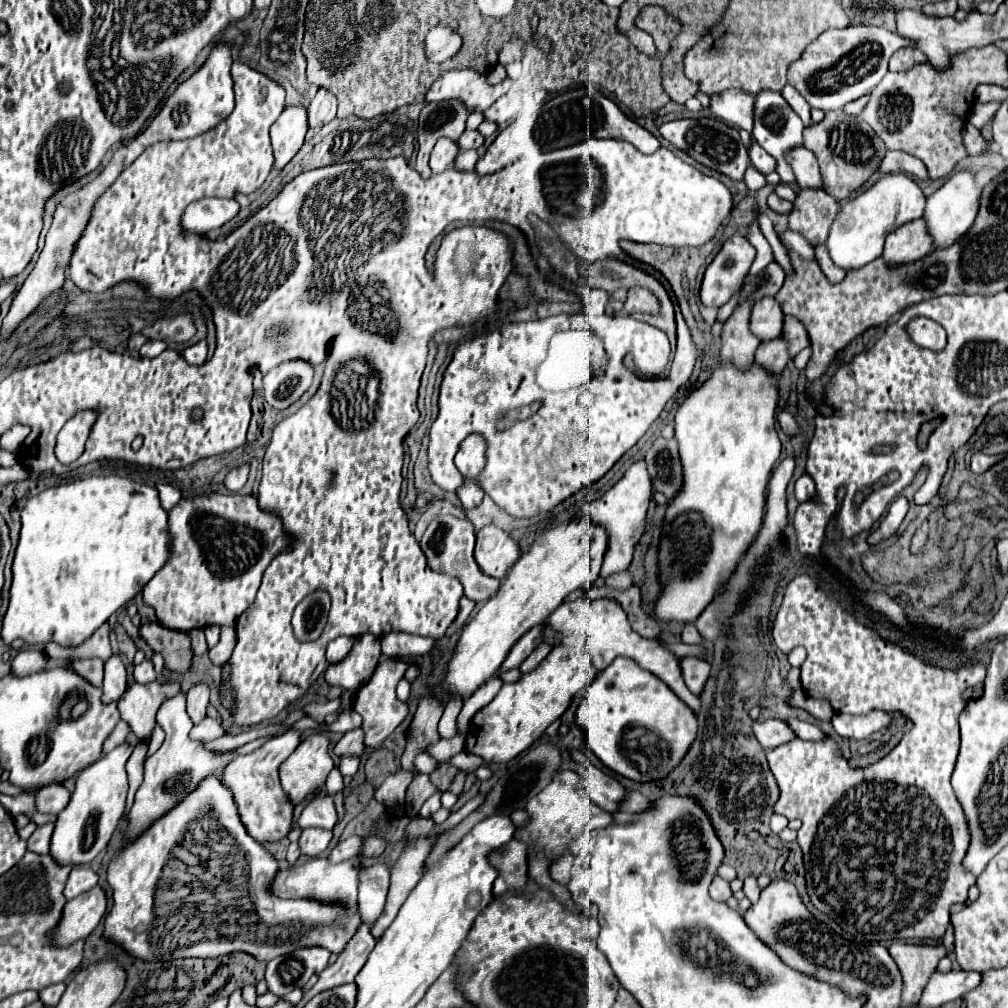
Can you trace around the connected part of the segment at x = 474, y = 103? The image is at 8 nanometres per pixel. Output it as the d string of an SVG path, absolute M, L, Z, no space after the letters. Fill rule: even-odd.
M471 69L447 71L437 77L437 81L427 91L427 101L459 99L467 105L469 111L485 111L501 95L509 91L511 81L505 79L499 85L487 85L485 77Z

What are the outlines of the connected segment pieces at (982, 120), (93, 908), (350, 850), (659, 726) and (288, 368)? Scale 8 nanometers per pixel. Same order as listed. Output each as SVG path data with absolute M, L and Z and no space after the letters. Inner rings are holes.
M989 101L989 103L975 103L971 107L971 115L969 115L969 123L975 125L977 129L983 129L987 125L987 121L993 119L993 115L997 113L1001 101Z
M99 886L65 903L59 927L53 931L53 941L59 945L71 945L83 935L89 935L99 925L107 912L105 891Z
M349 837L345 841L339 841L337 847L333 851L329 851L327 859L331 863L341 863L341 861L347 861L351 857L355 857L359 853L359 845L361 845L361 837Z
M615 659L587 689L583 695L583 701L577 709L577 725L583 729L585 745L599 757L599 761L609 767L611 771L637 781L637 783L649 783L649 781L661 781L665 779L687 755L691 749L691 743L697 735L697 717L695 713L655 675L649 671L643 671L637 663L631 659Z
M289 361L275 367L263 377L265 401L281 411L295 403L311 385L313 367L303 361Z

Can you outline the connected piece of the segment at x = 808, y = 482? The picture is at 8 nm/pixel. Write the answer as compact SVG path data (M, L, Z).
M803 475L801 479L797 479L797 483L795 483L795 497L797 497L799 503L815 497L815 483L813 483L813 479L809 475Z

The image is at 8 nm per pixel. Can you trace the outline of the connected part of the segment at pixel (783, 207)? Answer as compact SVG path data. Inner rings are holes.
M775 193L769 195L769 201L767 201L767 203L769 203L769 209L773 209L773 211L777 211L777 213L789 213L791 207L793 207L793 203L777 197Z

